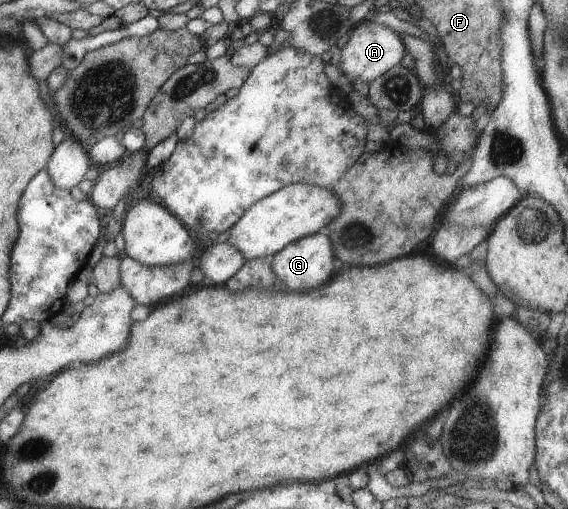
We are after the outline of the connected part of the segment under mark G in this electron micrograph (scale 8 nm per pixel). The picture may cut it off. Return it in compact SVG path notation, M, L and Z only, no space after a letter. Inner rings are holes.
M321 234L299 239L283 247L281 251L270 258L274 275L278 280L281 279L285 283L285 287L291 291L309 291L309 289L315 289L315 287L327 283L335 273L333 264L335 259L333 243L329 241L329 237Z

